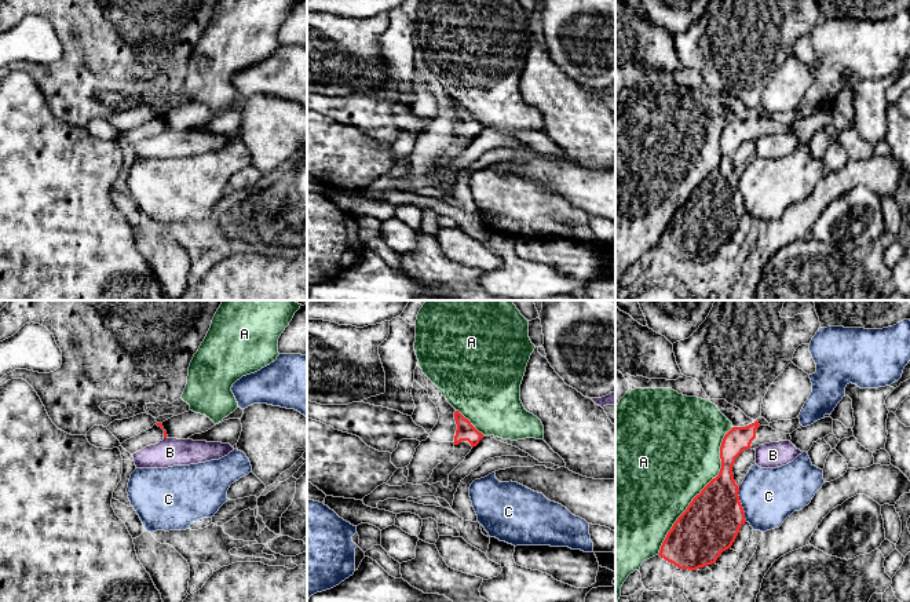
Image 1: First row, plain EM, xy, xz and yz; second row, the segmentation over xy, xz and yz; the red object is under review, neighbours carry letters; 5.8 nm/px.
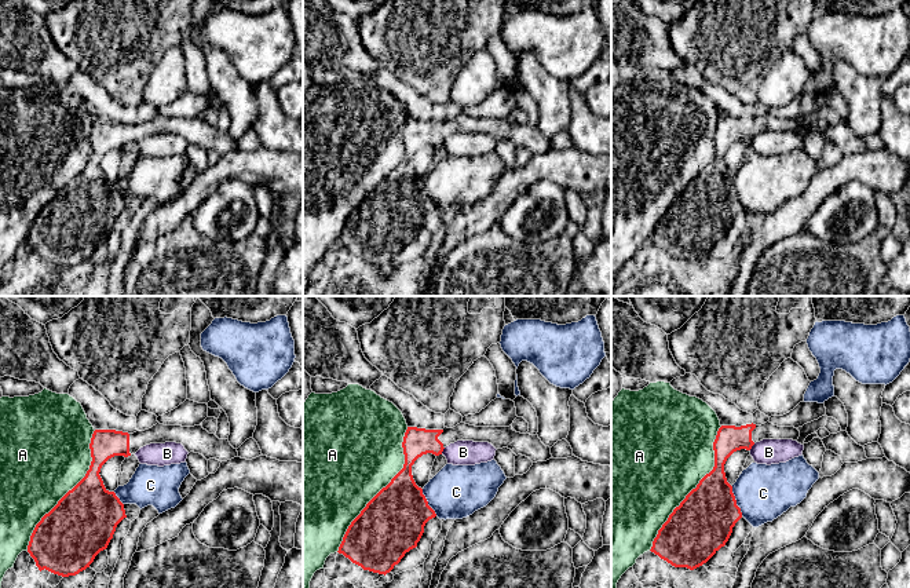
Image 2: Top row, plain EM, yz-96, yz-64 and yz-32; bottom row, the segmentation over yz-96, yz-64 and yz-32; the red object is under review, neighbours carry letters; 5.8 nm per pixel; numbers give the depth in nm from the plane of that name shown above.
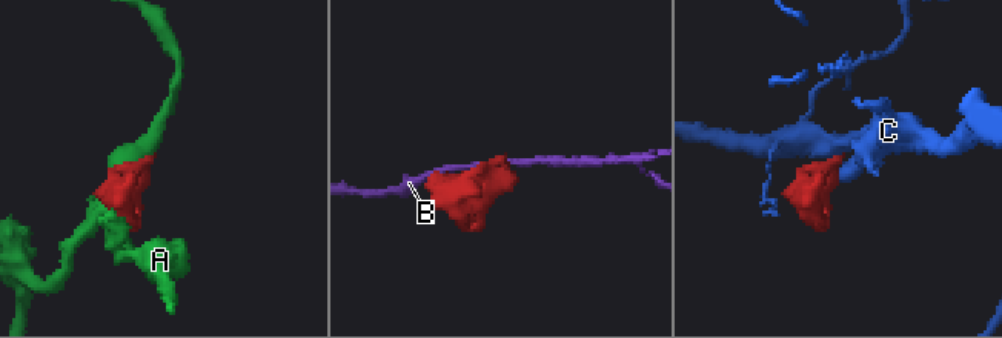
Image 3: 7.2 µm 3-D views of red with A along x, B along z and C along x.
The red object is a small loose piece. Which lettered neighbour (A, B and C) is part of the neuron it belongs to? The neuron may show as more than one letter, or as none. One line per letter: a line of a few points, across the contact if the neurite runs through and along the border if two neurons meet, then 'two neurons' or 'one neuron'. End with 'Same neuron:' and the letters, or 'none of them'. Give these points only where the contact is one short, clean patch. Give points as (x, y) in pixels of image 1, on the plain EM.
A: two neurons
B: xy (167, 127), (164, 130) | two neurons
C: yz (738, 178), (738, 192), (746, 212) | two neurons
Same neuron: none of them

